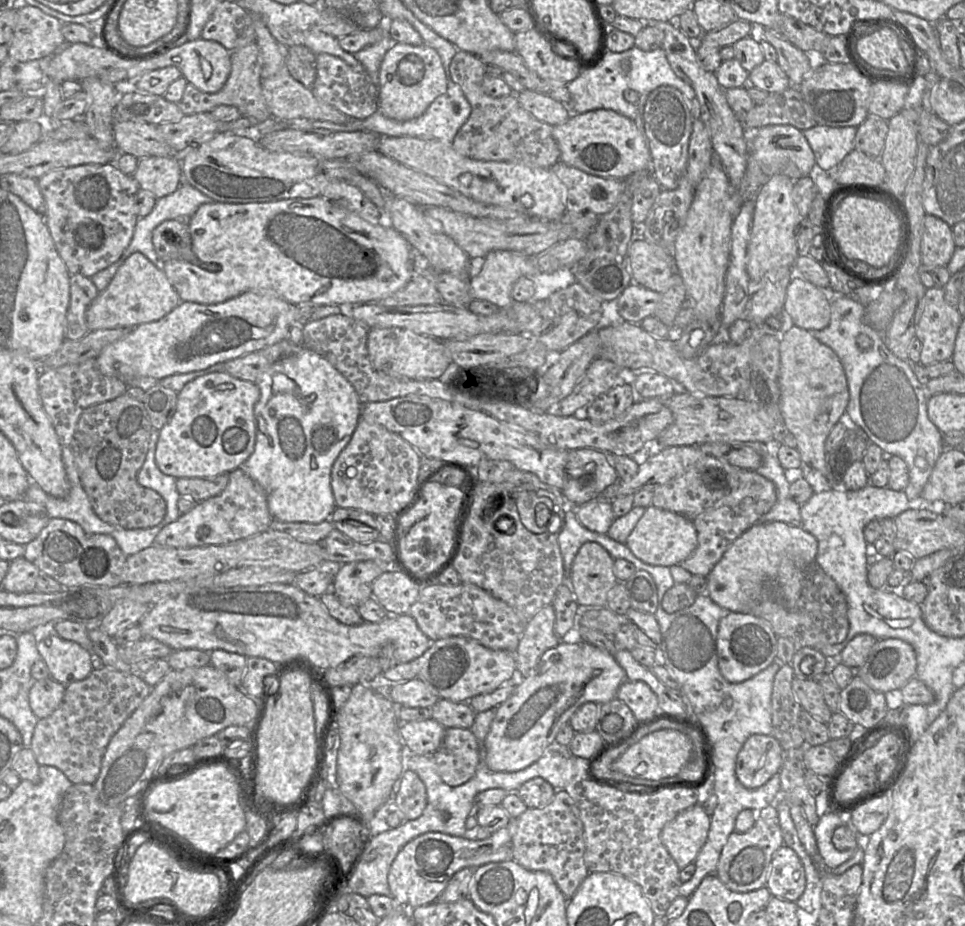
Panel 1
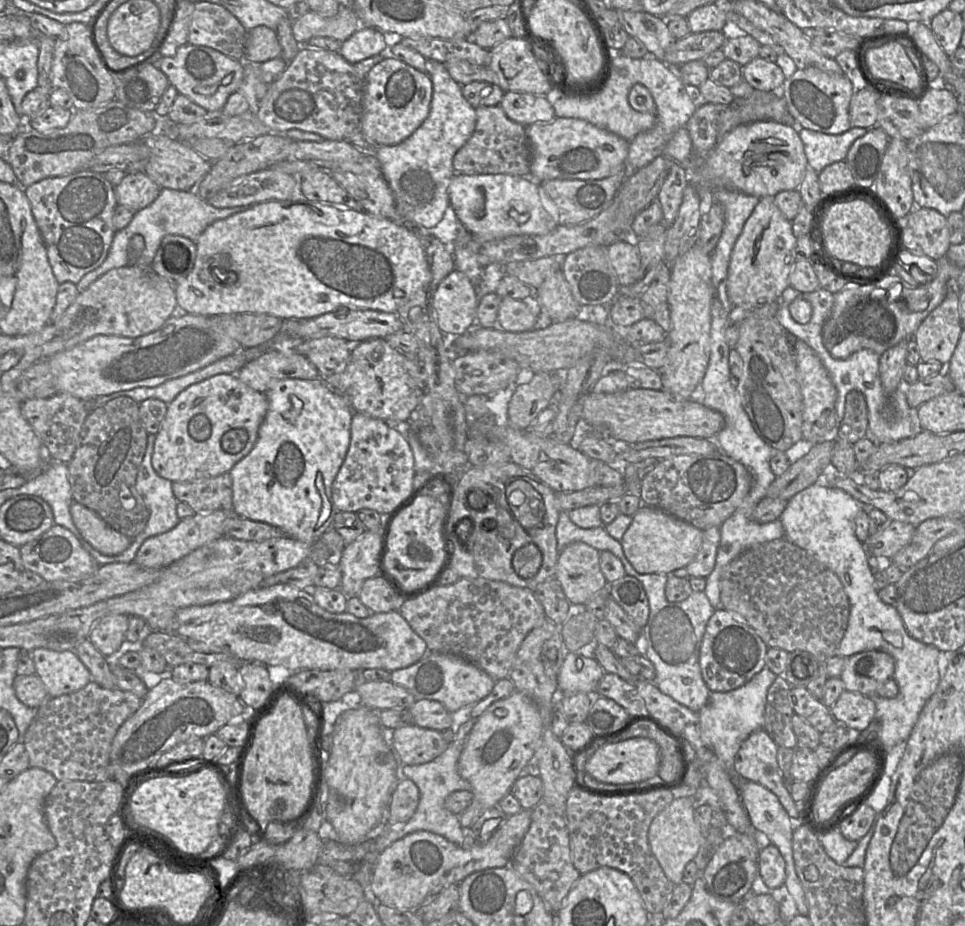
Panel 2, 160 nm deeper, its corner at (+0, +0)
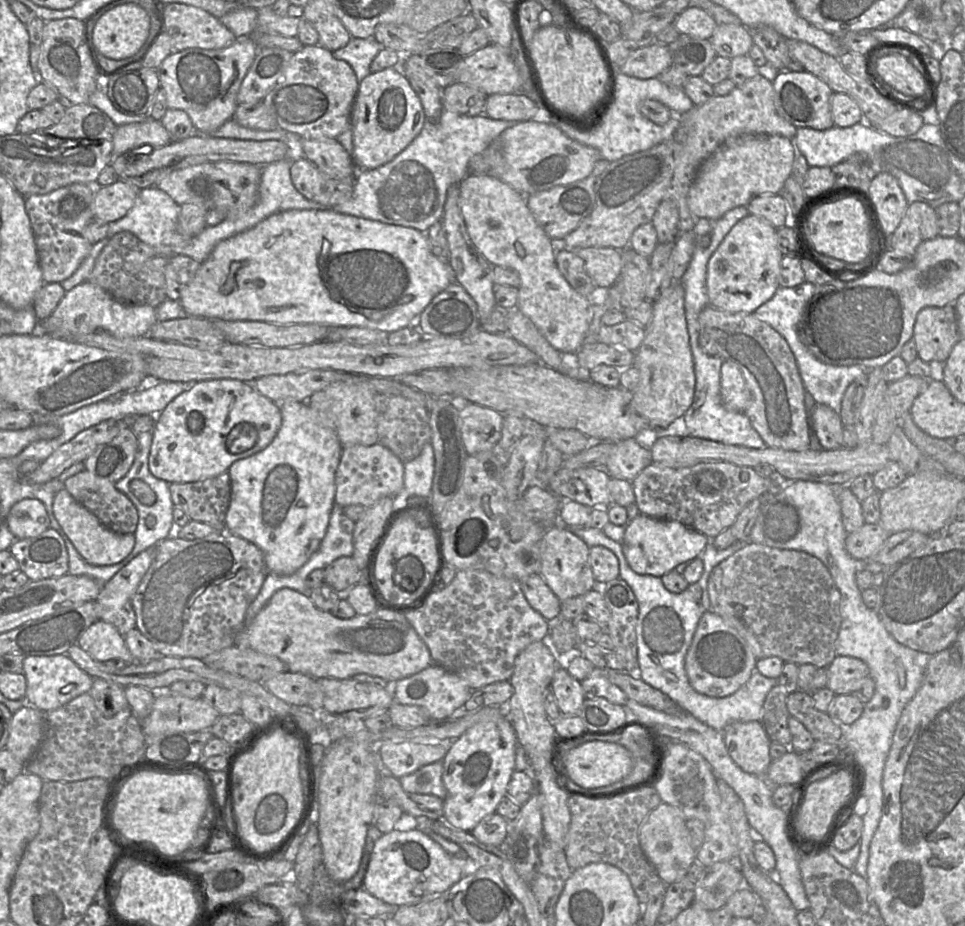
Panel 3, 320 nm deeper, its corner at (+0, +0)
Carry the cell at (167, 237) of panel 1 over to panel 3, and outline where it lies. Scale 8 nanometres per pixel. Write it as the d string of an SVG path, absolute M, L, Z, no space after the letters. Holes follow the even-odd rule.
M172 255L165 266L167 299L180 300L183 291L194 279L200 264L192 258L182 255Z

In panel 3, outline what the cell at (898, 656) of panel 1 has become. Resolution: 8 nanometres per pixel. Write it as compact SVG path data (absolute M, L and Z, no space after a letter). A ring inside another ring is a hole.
M836 656L828 666L827 687L835 695L850 694L861 687L861 680L870 676L868 665L854 657Z

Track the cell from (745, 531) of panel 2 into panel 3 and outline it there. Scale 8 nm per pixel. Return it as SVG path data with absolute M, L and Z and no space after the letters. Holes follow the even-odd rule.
M746 539L744 541L736 541L729 547L722 550L718 550L717 548L715 548L715 546L712 543L712 540L710 540L709 543L707 544L703 553L700 555L704 564L704 569L698 581L703 591L701 597L701 605L704 609L704 612L710 611L711 609L711 603L708 595L708 580L712 570L723 560L727 559L728 557L730 557L735 552L742 549L748 544L752 544L750 543L749 539Z

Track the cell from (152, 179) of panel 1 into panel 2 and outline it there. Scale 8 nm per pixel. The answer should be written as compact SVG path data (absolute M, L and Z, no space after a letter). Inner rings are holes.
M129 172L114 187L117 204L132 211L149 206L160 194L160 188L145 172Z

